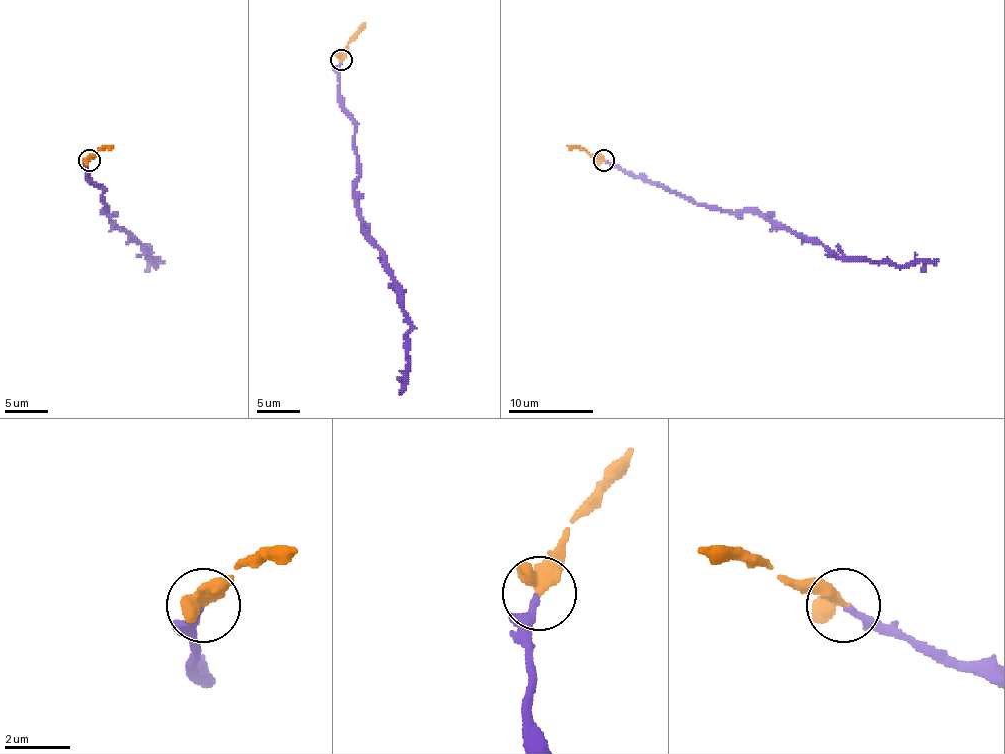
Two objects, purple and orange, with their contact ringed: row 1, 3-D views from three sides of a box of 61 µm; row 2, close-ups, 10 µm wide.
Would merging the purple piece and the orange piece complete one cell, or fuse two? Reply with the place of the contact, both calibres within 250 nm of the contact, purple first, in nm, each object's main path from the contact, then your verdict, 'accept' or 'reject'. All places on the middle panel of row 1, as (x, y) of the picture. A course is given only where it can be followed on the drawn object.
(341, 60) | 160/600 nm | purple via (339, 59), (339, 102), (354, 125), (356, 215), (380, 251), (410, 326), (408, 371), (399, 394) | orange via (341, 59), (350, 38), (365, 23) | accept

